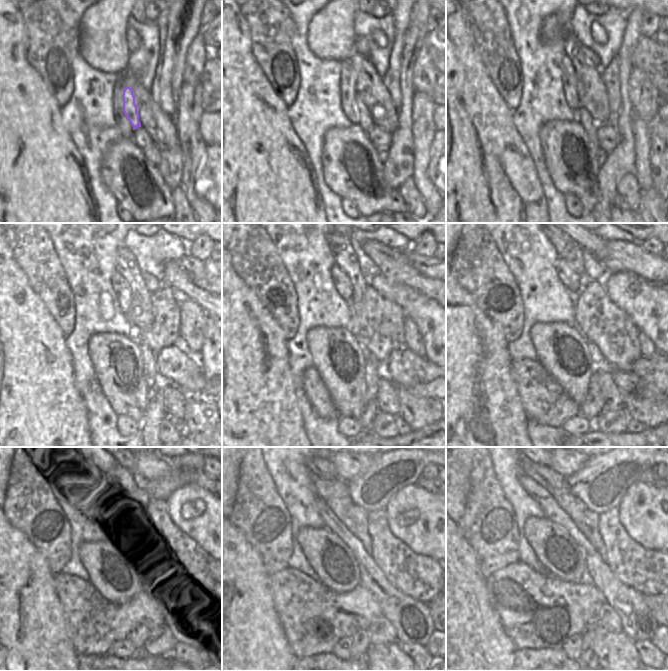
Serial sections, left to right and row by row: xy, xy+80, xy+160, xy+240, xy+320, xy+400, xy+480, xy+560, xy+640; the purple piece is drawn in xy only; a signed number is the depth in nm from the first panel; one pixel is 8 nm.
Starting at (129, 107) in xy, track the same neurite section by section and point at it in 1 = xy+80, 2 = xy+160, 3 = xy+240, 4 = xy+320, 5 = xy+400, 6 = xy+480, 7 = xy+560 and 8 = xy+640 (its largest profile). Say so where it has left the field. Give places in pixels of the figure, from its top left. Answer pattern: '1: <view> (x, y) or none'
1: xy+80 (364, 121)
2: xy+160 (590, 126)
3: xy+240 (150, 372)
4: xy+320 (373, 369)
5: xy+400 (592, 404)
6: xy+480 (139, 636)
7: xy+560 (362, 639)
8: xy+640 (586, 650)

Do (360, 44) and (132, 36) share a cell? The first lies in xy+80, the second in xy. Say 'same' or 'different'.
same

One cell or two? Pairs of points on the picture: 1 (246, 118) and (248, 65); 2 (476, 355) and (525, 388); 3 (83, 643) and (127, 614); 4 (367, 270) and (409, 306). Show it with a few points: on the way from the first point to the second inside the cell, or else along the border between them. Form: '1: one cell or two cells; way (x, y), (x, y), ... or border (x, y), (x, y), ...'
1: one cell; way (246, 105), (246, 78)
2: two cells; border (510, 361), (510, 375), (520, 404)
3: one cell; way (94, 632), (104, 622), (116, 621)
4: two cells; border (380, 273), (369, 279)

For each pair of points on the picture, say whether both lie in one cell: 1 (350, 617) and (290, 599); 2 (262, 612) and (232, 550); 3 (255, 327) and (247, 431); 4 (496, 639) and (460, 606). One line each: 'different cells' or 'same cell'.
1: same cell
2: same cell
3: same cell
4: same cell

